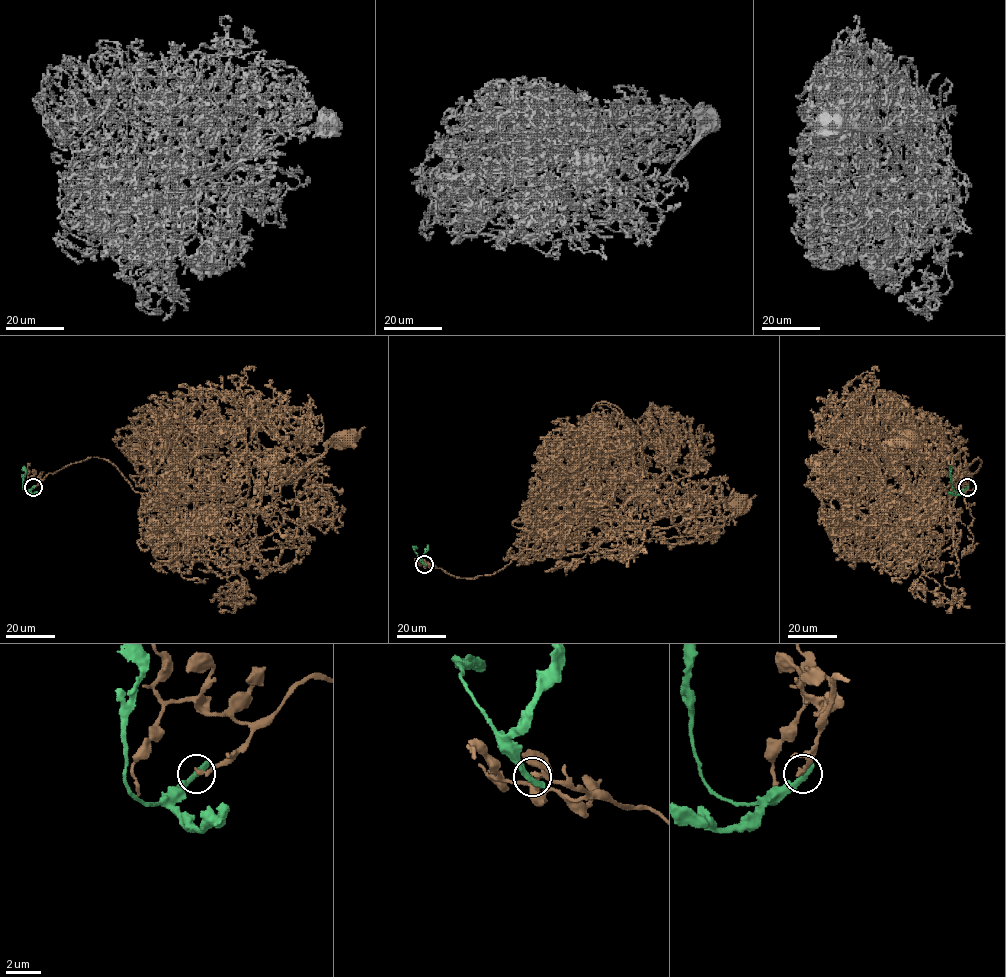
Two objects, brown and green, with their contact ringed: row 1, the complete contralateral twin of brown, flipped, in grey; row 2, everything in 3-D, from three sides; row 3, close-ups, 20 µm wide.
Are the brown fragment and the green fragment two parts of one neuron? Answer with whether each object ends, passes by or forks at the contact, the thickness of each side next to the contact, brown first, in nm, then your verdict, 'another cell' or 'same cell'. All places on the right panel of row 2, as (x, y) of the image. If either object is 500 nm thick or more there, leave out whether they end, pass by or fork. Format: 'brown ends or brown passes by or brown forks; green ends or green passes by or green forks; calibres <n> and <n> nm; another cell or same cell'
brown ends; green ends; calibres 260 and 460 nm; another cell

